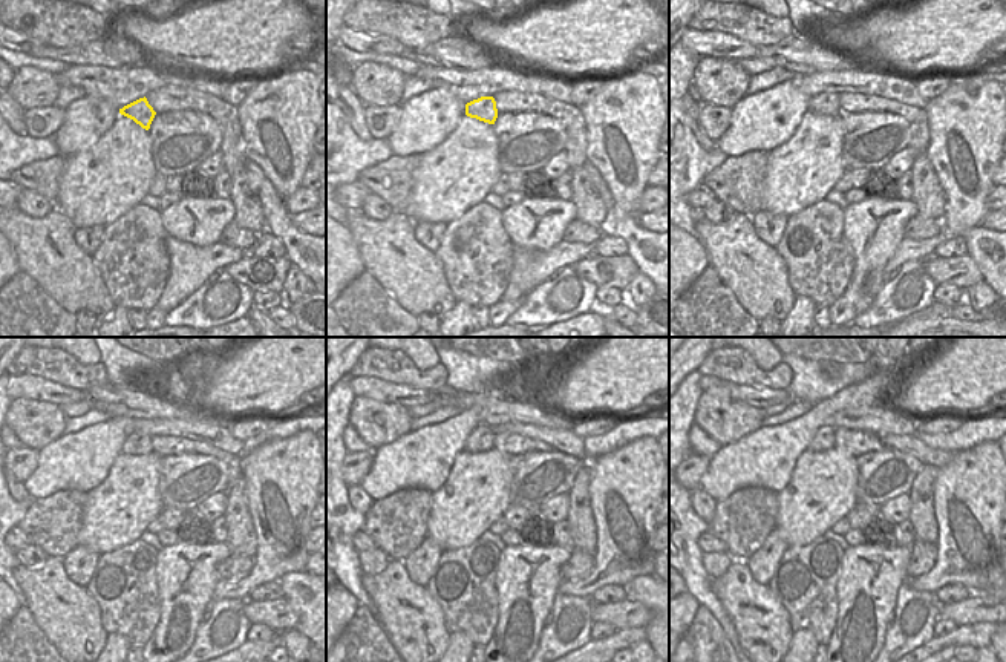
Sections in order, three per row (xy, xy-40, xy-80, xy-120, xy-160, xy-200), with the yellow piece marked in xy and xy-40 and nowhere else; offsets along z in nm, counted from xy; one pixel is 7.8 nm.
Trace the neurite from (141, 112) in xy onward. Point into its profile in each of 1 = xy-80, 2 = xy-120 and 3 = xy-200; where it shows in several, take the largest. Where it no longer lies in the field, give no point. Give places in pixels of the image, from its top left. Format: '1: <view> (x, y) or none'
1: xy-80 (826, 103)
2: xy-120 (135, 443)
3: xy-200 (824, 439)

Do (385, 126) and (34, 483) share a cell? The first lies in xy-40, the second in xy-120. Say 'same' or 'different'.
different

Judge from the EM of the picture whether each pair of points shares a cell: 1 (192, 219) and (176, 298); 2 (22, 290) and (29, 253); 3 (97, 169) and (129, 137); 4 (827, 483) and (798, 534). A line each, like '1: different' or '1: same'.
1: different
2: different
3: same
4: same

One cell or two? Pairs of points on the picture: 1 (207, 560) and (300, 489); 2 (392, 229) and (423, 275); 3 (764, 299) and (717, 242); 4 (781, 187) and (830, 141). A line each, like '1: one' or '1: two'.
1: two
2: one
3: one
4: one

